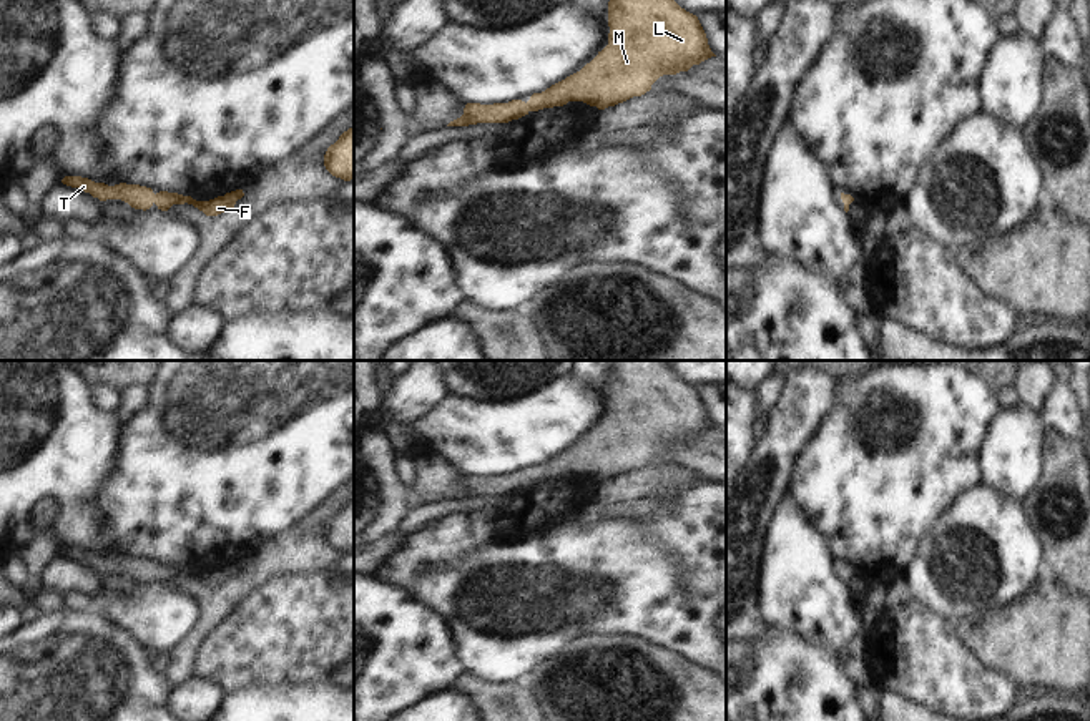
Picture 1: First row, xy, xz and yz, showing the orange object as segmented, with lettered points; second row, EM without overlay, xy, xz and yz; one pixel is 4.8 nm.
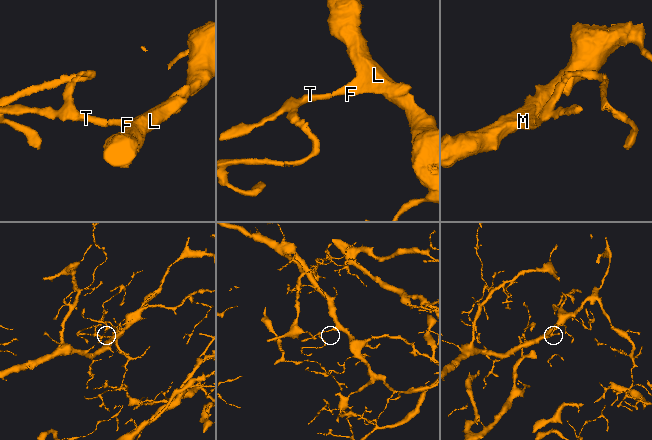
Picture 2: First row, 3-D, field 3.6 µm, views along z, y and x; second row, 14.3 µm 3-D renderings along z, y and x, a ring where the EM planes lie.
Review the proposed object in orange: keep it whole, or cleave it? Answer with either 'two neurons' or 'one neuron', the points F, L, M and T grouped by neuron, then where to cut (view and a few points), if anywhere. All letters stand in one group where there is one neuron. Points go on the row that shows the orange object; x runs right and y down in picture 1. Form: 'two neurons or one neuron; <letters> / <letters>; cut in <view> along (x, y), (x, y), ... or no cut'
one neuron; F L M T; no cut

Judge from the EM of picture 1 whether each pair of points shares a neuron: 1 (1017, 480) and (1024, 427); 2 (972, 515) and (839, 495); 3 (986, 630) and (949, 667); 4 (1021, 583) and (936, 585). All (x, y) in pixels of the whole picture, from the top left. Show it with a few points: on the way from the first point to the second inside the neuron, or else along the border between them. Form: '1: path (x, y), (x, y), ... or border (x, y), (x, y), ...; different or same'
1: path (1017, 467), (1017, 441); same
2: border (976, 487), (964, 492), (921, 542); different
3: border (954, 623), (957, 640), (987, 670), (997, 673); different
4: path (999, 583), (957, 583); same

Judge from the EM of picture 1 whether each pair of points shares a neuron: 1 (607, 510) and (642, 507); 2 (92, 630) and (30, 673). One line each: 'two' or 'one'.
1: one
2: one

